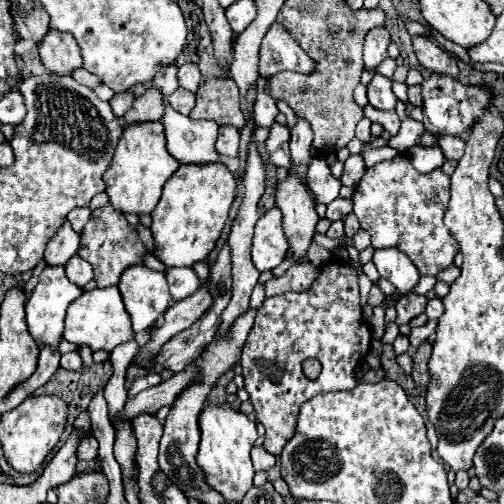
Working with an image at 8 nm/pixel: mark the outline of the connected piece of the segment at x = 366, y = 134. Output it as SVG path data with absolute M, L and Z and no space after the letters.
M362 117L360 119L360 123L358 123L358 127L356 127L356 137L362 141L362 143L368 143L370 139L372 139L372 133L370 133L370 119L366 119L366 117Z

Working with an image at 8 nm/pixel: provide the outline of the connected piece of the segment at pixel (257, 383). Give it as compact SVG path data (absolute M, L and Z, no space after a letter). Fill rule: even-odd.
M336 259L324 267L308 291L264 299L242 349L244 389L250 393L258 421L266 427L264 449L272 455L280 455L284 443L296 433L300 403L318 393L348 391L358 385L356 369L372 345L372 329L360 309L356 269ZM308 357L322 363L322 373L314 381L302 371L302 361Z

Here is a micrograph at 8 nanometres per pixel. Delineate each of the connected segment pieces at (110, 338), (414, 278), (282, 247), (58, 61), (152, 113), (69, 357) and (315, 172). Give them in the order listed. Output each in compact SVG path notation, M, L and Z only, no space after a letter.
M96 287L92 291L82 291L78 299L74 299L68 307L64 337L76 345L88 345L92 351L104 349L112 351L116 345L130 341L134 335L128 311L124 311L124 303L120 299L118 287Z
M376 249L372 261L374 261L380 277L388 279L400 295L414 291L414 287L418 285L418 279L420 279L418 269L398 249Z
M278 207L266 211L254 231L252 261L258 271L278 267L288 255L288 243L282 231L282 211Z
M50 29L44 35L44 43L38 45L38 51L42 63L56 75L70 75L72 69L82 67L80 47L68 33Z
M150 87L144 95L136 97L136 103L126 111L124 121L126 125L144 123L144 121L160 121L164 115L162 95L156 87Z
M76 351L72 353L64 353L62 359L60 359L60 367L64 369L70 369L70 371L80 371L83 366L80 355Z
M314 157L312 161L308 169L308 185L312 185L312 191L318 193L318 203L324 205L334 201L342 187L342 183L334 175L330 175L330 167L322 157Z

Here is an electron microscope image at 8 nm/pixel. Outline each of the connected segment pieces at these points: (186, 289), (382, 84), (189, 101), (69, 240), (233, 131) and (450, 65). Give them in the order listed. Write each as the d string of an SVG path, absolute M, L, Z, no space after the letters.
M172 267L166 271L170 295L174 301L180 301L188 295L192 295L200 287L200 279L192 271L192 267Z
M374 73L372 81L368 83L368 101L376 109L384 109L384 111L396 109L398 97L392 93L392 81L384 75Z
M176 89L176 91L170 95L168 101L170 101L170 105L172 105L176 111L180 111L182 115L188 115L188 113L192 111L194 103L196 103L194 93L190 93L190 91L186 91L186 89Z
M64 219L60 225L60 231L48 241L44 251L44 261L48 265L66 265L68 259L78 251L80 247L80 235L72 229L70 221Z
M232 125L220 127L216 149L224 157L236 157L238 155L238 141L240 141L240 131Z
M414 35L412 45L414 45L414 53L416 53L422 67L426 67L434 73L446 73L450 77L458 77L456 57L452 53L438 47L426 35Z

